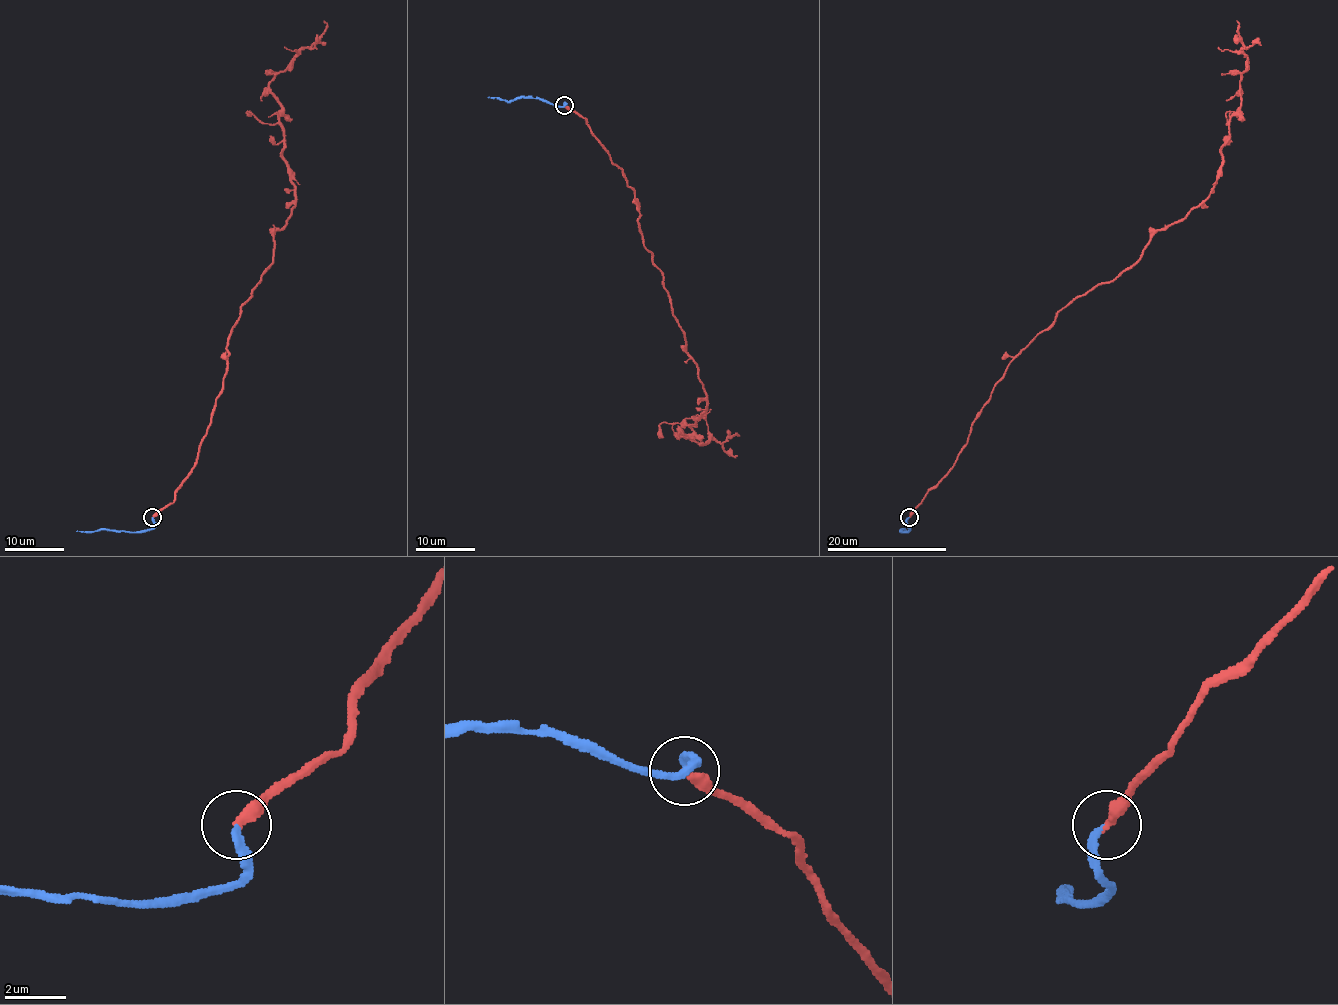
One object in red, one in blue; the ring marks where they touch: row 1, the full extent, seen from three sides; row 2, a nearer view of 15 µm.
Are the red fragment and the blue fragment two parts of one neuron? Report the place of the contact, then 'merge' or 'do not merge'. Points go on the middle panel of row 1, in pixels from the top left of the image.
at (564, 105); merge

